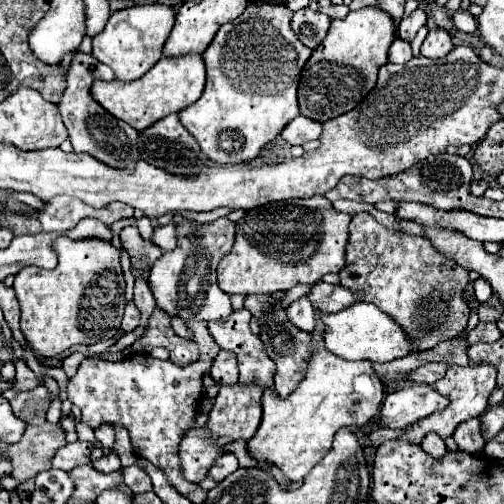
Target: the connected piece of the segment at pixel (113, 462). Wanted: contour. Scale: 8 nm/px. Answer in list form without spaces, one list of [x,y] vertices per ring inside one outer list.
[[[112,452],[110,456],[102,456],[102,458],[94,460],[94,462],[92,462],[92,466],[94,466],[96,470],[100,470],[100,472],[108,474],[108,472],[116,472],[116,470],[120,468],[120,460],[118,460],[118,456]]]

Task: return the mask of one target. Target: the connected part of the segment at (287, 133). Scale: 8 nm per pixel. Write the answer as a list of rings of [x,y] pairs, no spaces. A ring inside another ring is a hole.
[[[304,116],[294,118],[282,130],[282,138],[292,146],[304,146],[304,142],[316,140],[316,138],[320,138],[320,134],[322,134],[322,124],[318,124],[310,118],[304,118]]]

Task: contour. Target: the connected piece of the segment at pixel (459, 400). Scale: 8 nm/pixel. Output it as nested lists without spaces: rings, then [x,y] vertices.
[[[448,364],[448,366],[450,368],[448,368],[446,376],[432,386],[442,396],[448,396],[450,404],[446,406],[446,410],[440,412],[440,414],[432,414],[432,416],[424,418],[424,420],[420,420],[420,422],[416,422],[412,426],[406,426],[410,432],[408,434],[402,434],[398,440],[412,442],[412,444],[420,446],[422,440],[424,440],[424,436],[430,434],[430,432],[440,434],[440,438],[446,440],[448,436],[454,434],[454,430],[456,430],[456,426],[460,422],[466,422],[470,418],[476,418],[476,416],[480,416],[486,410],[488,398],[490,398],[492,390],[496,388],[496,368],[490,366],[490,364],[478,364],[478,366],[456,366],[456,364]]]

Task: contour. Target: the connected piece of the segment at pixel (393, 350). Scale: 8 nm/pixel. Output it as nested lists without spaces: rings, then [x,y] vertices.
[[[356,302],[356,306],[348,306],[348,310],[340,310],[336,314],[322,314],[324,322],[324,348],[344,360],[370,360],[370,362],[390,362],[410,354],[410,340],[404,330],[384,312],[380,312],[374,304]]]

